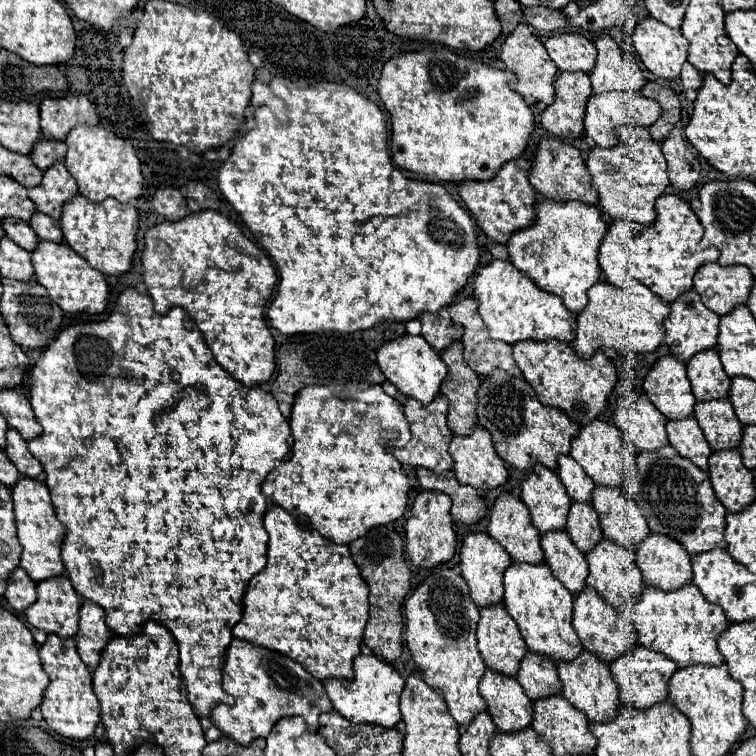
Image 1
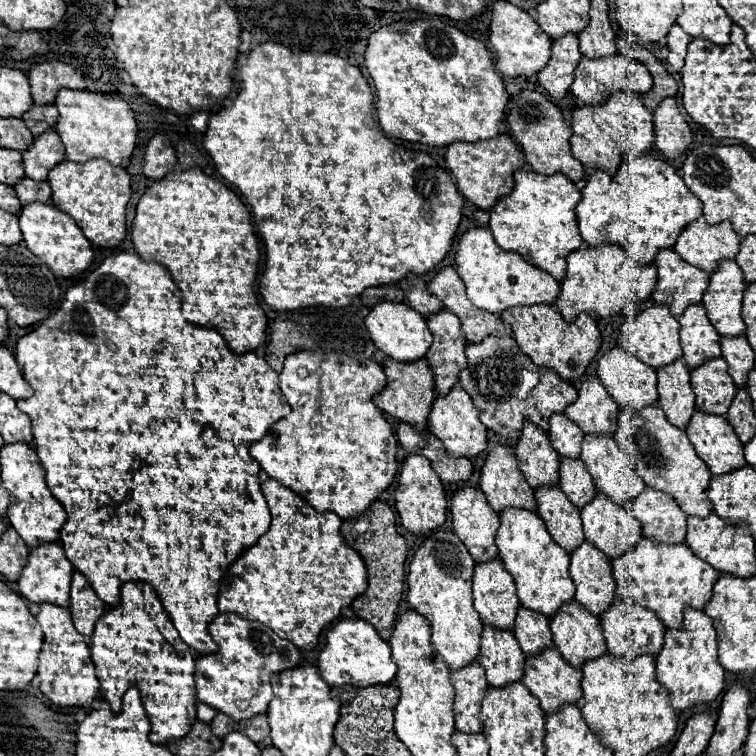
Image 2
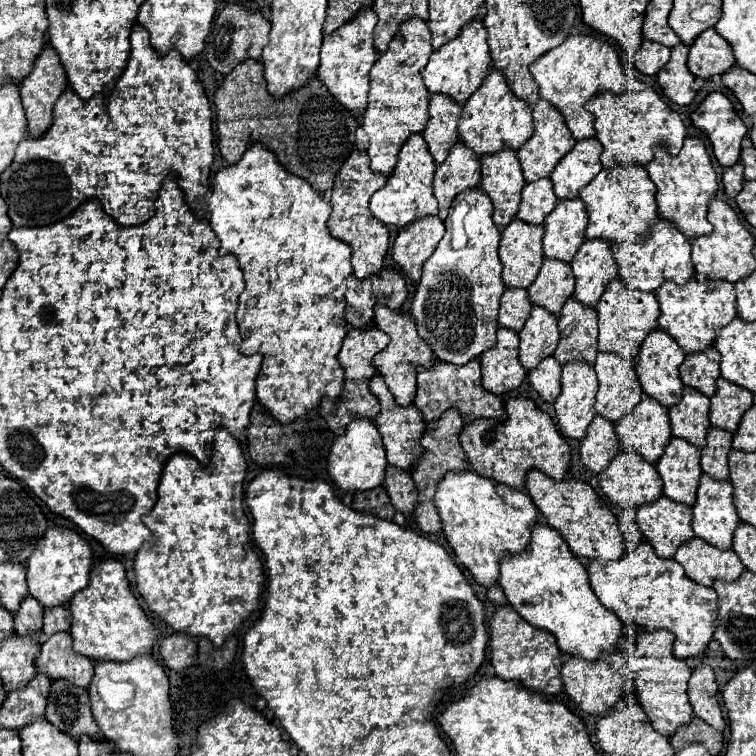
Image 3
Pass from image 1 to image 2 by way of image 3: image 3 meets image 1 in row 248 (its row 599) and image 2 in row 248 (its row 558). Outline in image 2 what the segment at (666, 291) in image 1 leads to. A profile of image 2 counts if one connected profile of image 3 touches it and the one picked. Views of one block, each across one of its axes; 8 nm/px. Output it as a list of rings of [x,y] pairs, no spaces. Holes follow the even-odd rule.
[[[650,154],[626,160],[614,178],[600,170],[588,176],[582,200],[576,206],[576,218],[582,240],[590,248],[618,244],[638,266],[650,266],[656,252],[676,244],[682,228],[702,218],[702,204],[670,164]]]

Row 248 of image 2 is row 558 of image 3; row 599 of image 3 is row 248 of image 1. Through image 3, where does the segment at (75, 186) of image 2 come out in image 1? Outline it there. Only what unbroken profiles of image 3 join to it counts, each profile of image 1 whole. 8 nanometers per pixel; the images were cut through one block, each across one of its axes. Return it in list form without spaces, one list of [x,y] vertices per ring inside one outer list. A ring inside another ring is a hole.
[[[76,194],[64,204],[60,226],[66,244],[90,260],[90,264],[94,264],[94,268],[98,268],[102,274],[120,276],[130,270],[138,234],[138,212],[130,204],[118,202],[116,198],[90,202],[82,194]]]

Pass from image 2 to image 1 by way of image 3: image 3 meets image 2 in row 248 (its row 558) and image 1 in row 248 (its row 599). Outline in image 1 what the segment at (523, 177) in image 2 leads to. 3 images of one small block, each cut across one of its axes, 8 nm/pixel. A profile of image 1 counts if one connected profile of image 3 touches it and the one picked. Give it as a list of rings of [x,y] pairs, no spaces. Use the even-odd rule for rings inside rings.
[[[544,200],[536,202],[534,210],[534,224],[514,232],[506,242],[510,262],[526,272],[536,282],[536,286],[540,286],[540,290],[560,296],[570,312],[582,312],[586,306],[588,288],[592,288],[602,276],[596,256],[608,226],[596,206],[576,200]]]

